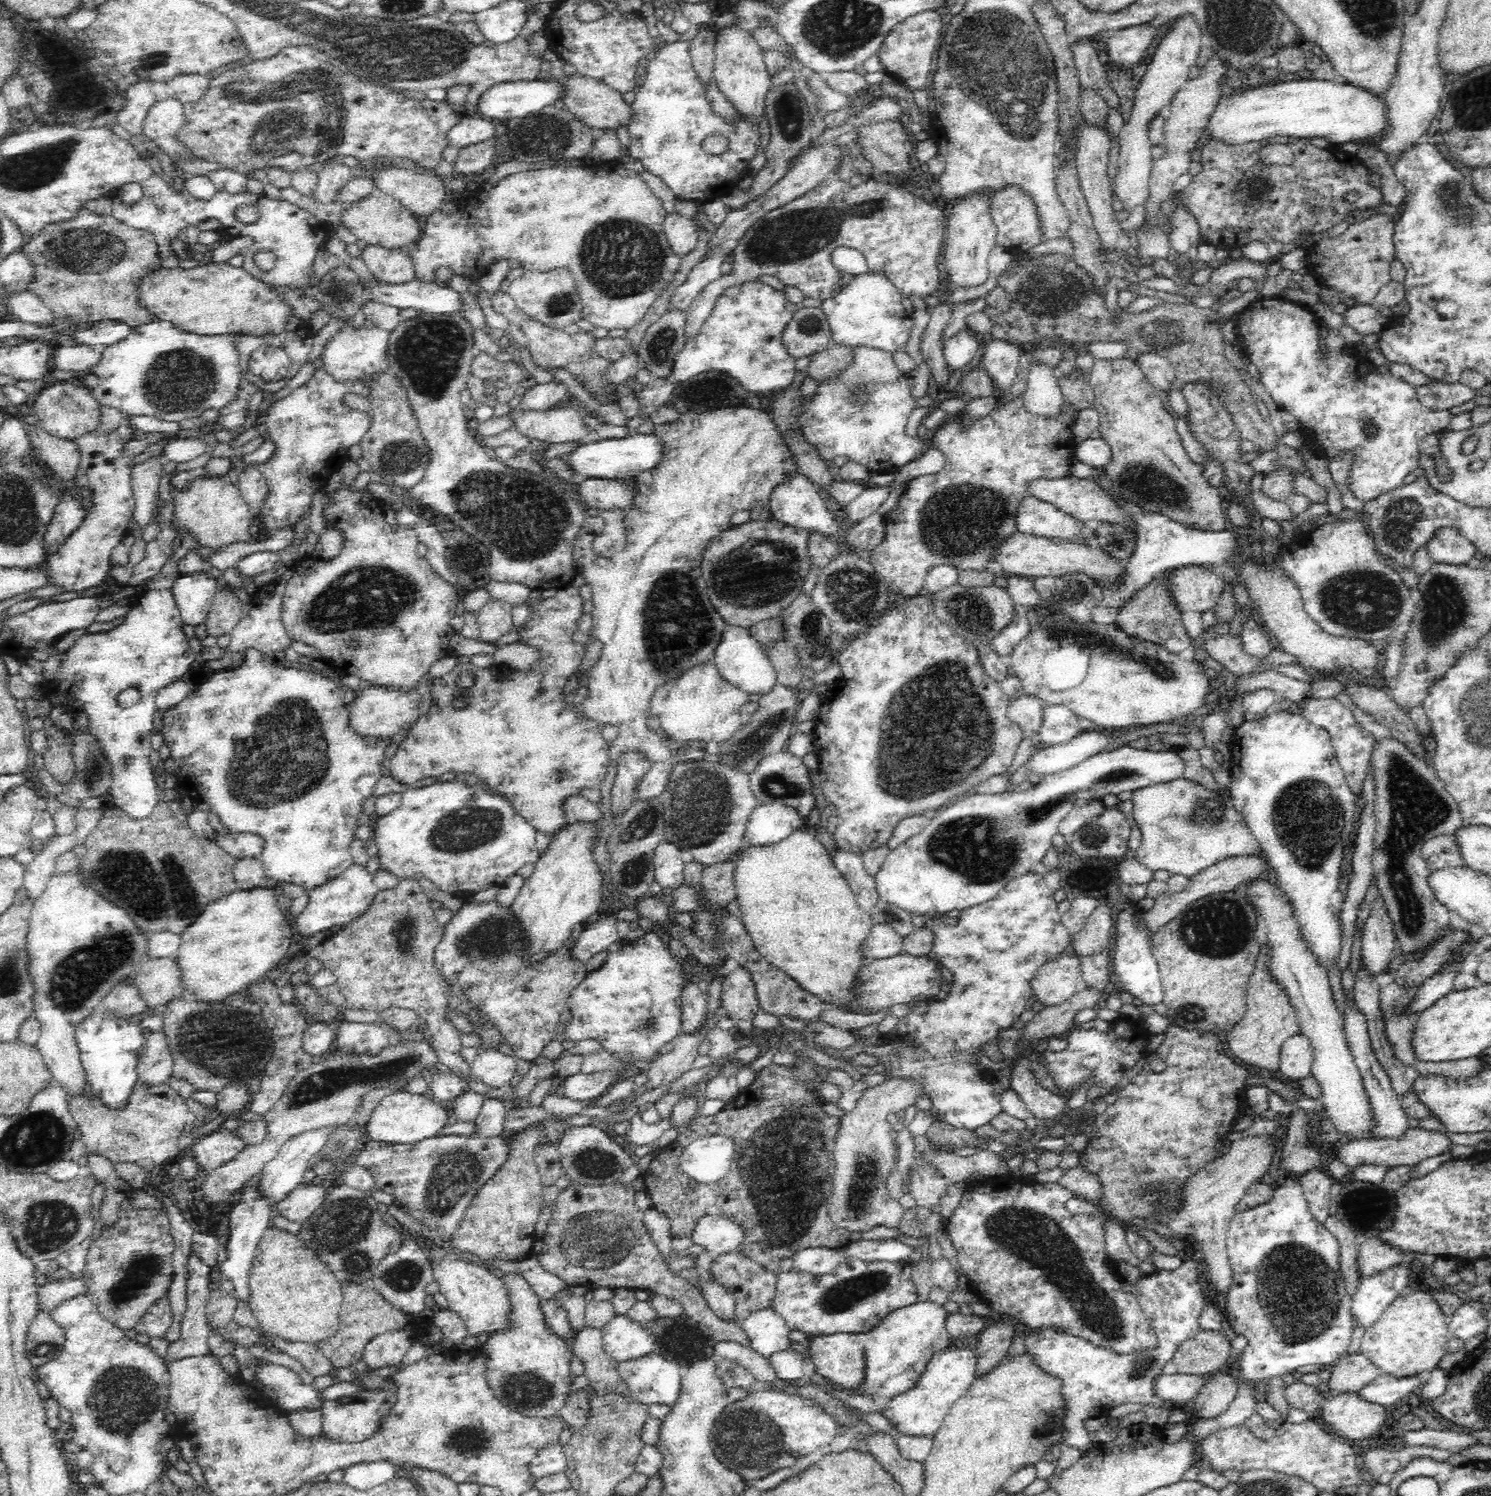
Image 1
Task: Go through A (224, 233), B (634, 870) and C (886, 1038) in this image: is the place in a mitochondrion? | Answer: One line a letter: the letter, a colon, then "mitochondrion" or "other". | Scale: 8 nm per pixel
A: other
B: mitochondrion
C: other

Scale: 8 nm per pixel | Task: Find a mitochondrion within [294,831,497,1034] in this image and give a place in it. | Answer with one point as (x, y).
(404, 931)

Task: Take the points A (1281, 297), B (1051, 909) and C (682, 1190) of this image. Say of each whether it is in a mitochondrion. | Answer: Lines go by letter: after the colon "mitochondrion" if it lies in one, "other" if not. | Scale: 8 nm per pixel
A: other
B: other
C: other

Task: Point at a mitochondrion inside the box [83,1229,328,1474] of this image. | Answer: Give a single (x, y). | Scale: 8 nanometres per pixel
(124, 1399)

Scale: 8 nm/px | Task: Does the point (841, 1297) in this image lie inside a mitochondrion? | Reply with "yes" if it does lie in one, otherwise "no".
yes

